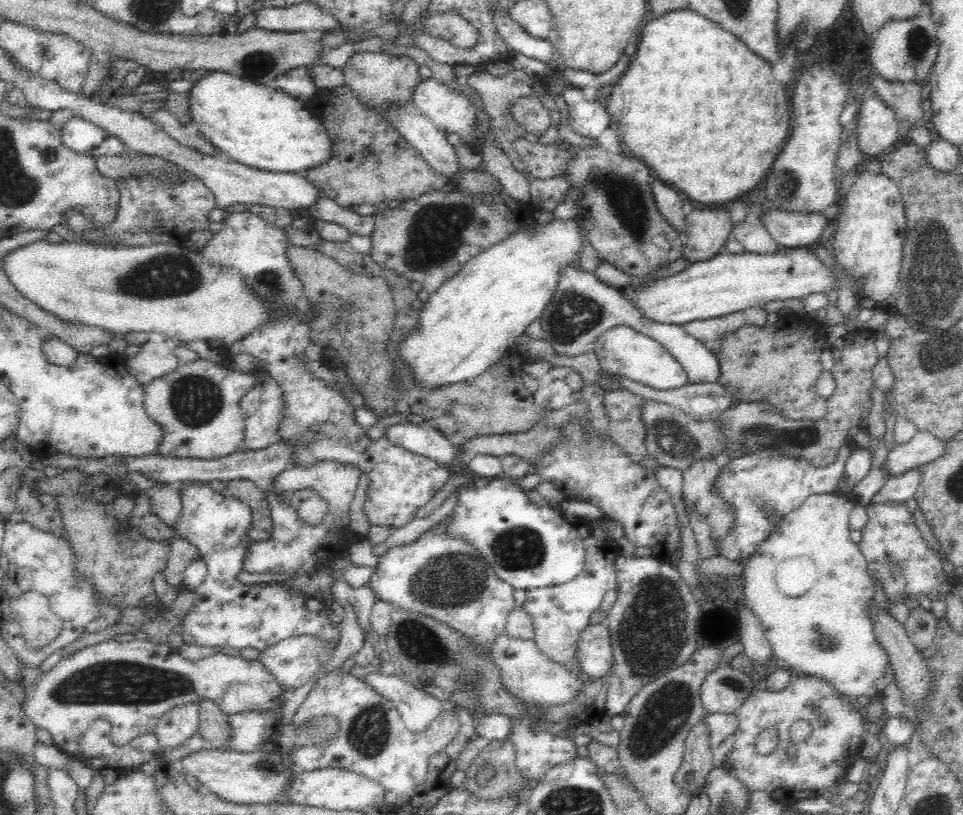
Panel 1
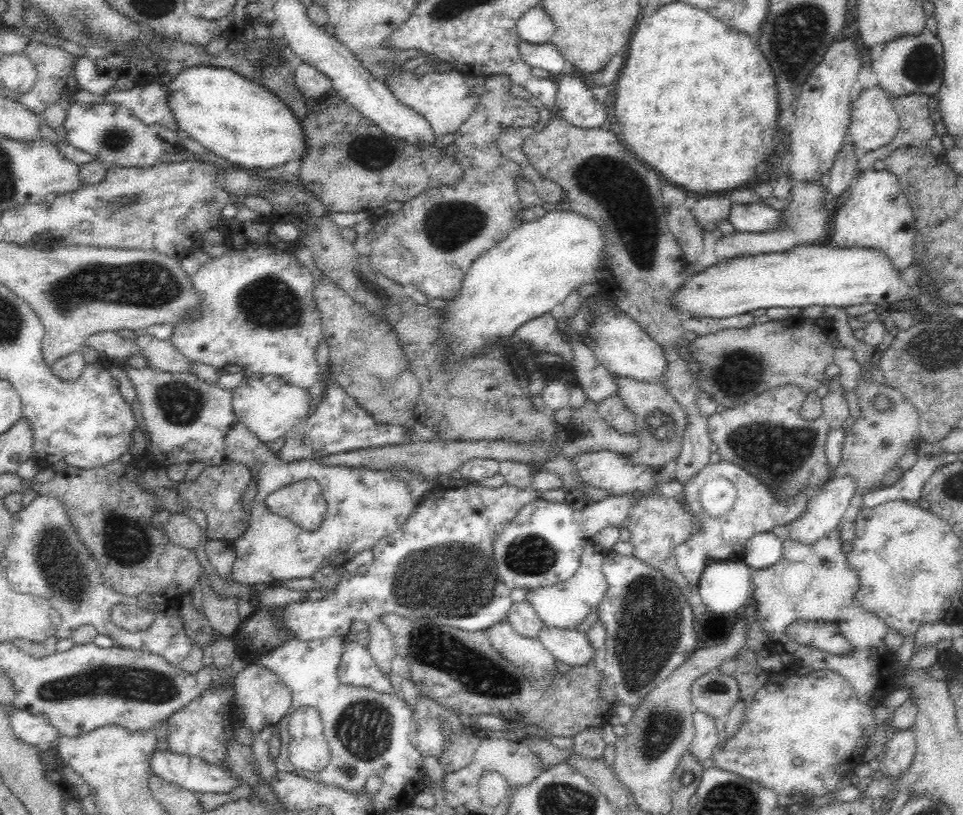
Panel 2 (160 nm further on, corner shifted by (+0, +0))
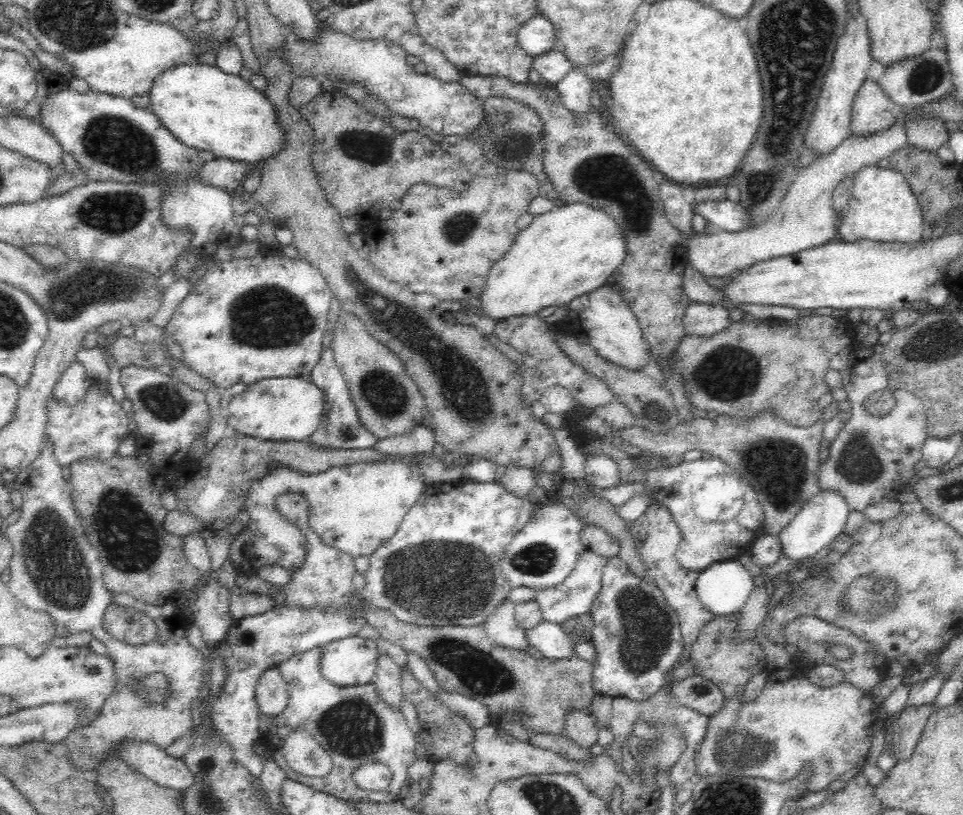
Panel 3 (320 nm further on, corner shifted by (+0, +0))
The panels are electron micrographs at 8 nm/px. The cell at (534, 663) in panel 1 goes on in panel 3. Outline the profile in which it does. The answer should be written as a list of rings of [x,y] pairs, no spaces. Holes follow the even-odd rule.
[[[509,598],[494,608],[483,622],[488,636],[500,646],[521,651],[528,650],[529,644],[524,629],[515,619],[515,606]]]

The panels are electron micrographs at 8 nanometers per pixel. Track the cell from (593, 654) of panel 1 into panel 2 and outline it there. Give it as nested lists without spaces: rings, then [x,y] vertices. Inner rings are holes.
[[[544,626],[538,632],[537,638],[556,660],[569,666],[586,664],[594,658],[594,648],[588,643],[586,634],[575,628]]]

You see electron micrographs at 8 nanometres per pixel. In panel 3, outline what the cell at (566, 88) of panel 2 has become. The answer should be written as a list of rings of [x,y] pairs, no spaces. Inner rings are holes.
[[[573,69],[564,76],[564,80],[554,86],[559,92],[562,104],[576,114],[586,114],[592,107],[590,98],[592,92],[597,89],[594,81],[578,69]]]

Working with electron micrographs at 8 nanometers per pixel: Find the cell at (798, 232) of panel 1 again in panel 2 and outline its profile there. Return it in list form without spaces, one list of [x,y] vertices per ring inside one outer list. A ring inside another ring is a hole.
[[[762,201],[732,204],[728,222],[737,232],[768,232],[778,226],[781,212],[772,210]]]

